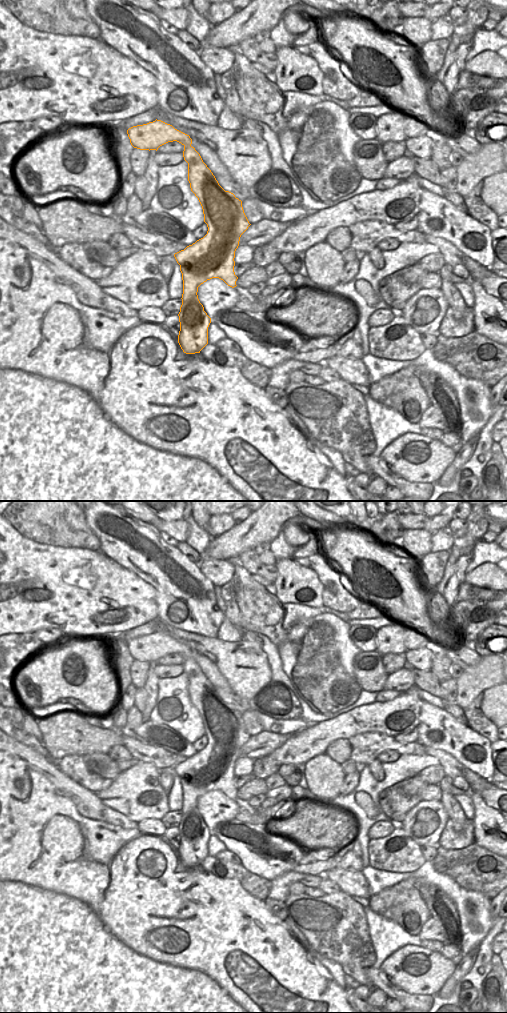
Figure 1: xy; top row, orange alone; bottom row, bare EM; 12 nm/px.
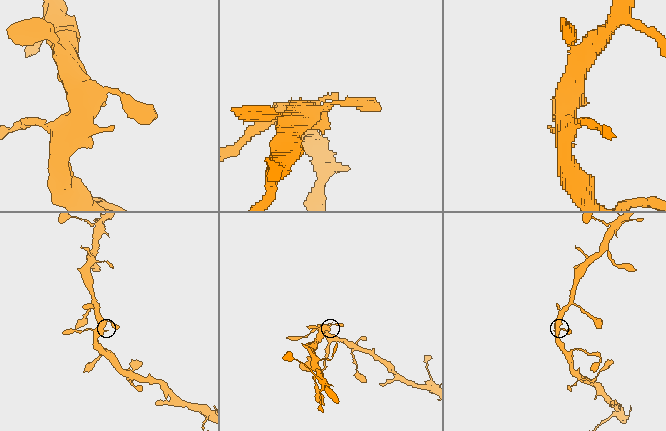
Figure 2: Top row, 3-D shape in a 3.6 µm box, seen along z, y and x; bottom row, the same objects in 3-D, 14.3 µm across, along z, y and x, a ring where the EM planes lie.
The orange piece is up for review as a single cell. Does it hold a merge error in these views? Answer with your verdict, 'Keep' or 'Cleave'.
Keep.

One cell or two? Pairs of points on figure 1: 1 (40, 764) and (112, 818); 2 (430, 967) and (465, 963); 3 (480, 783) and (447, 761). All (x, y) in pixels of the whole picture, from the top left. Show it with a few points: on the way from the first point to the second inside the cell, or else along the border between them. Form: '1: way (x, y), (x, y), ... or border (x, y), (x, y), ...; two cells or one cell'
1: way (58, 780), (76, 792), (94, 810); one cell
2: border (455, 965), (451, 976), (442, 985); two cells
3: way (472, 778), (464, 771), (455, 768); one cell

